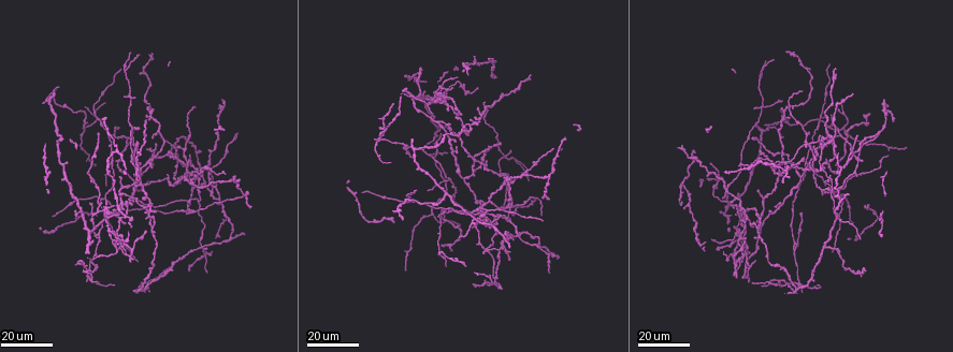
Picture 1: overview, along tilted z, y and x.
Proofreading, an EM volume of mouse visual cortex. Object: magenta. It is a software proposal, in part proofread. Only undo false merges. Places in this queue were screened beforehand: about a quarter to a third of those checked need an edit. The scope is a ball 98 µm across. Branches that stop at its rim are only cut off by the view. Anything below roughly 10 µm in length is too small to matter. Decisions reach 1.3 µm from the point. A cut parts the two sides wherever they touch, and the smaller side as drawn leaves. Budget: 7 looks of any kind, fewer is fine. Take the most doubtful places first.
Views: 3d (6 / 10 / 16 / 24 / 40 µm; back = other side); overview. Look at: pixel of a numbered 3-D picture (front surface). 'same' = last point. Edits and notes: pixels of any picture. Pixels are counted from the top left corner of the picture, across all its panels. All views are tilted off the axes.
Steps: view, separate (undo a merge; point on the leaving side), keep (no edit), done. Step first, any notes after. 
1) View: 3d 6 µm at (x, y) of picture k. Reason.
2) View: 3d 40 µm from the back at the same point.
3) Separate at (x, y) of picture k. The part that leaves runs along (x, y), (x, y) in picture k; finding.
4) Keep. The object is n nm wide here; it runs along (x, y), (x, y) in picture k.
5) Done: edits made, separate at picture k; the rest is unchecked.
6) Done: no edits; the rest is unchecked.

View: 3d 16 µm at (809, 143) of picture 1.

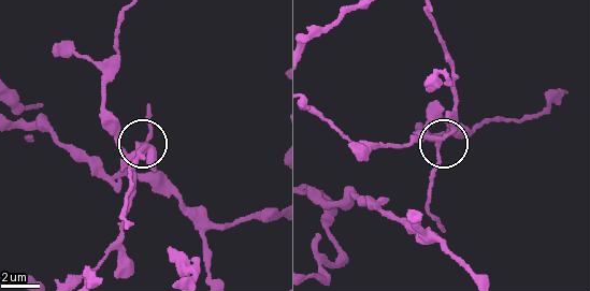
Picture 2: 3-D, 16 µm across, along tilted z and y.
View: 3d 6 µm at (436, 137) of picture 2.

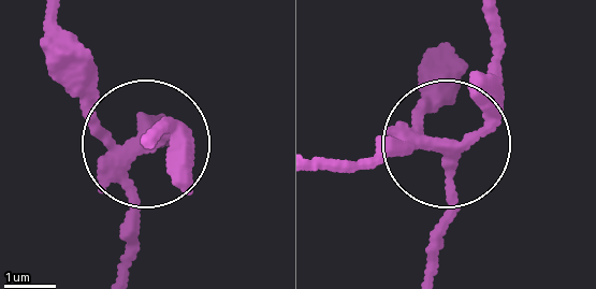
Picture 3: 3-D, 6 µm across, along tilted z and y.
View: 3d 6 µm from the back at (444, 145) of picture 3.

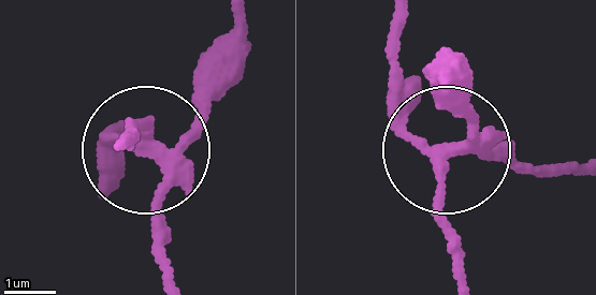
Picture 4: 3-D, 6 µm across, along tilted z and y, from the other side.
Separate at (402, 136) of picture 4. The side arm is 64 µm long; the part that leaves runs along (473, 141), (438, 147), (413, 133), (400, 26) in picture 4; a second cell is stuck on.

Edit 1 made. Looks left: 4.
View: overview.

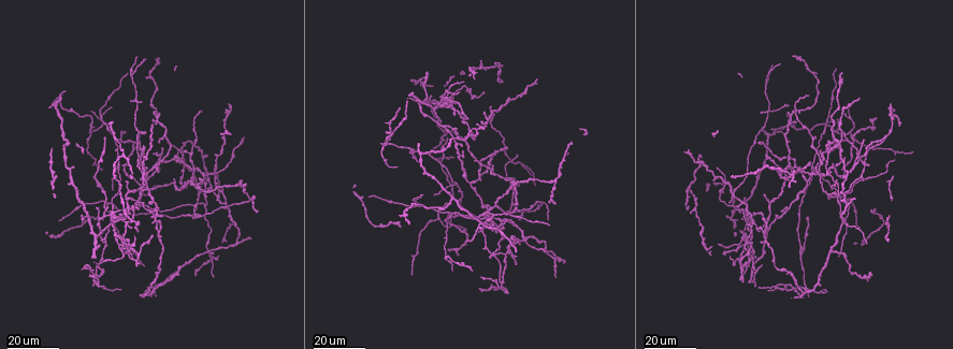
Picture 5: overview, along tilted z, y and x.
View: 3d 24 µm at (141, 177) of picture 5.

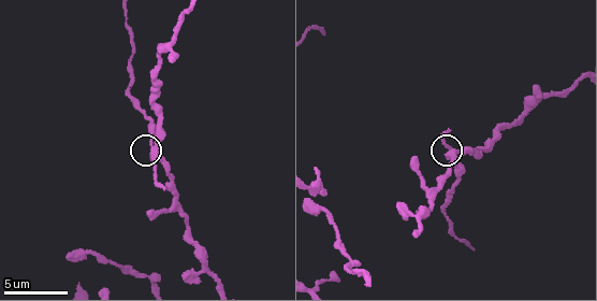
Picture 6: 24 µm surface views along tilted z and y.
View: 3d 10 µm at (153, 148) of picture 6.

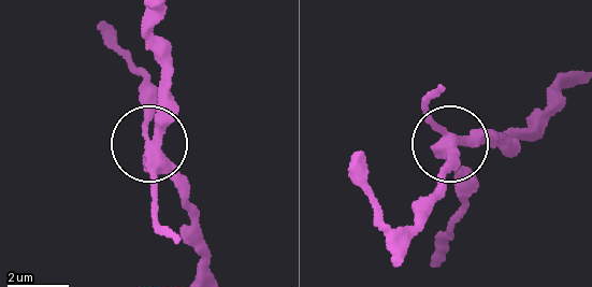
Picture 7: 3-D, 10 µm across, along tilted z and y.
Separate at (155, 199) of picture 7. The side arm is 29 µm long; 4 arms meet here; two cells meet here.

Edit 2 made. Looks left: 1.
Done: edits made, separate at picture 4, separate at picture 7; the rest is unchecked.

